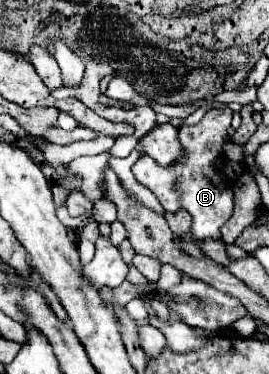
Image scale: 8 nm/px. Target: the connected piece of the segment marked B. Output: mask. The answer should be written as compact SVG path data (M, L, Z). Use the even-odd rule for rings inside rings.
M212 109L208 111L196 125L180 125L178 127L178 139L182 145L182 157L168 167L158 165L152 157L142 155L134 165L132 173L134 177L146 185L162 203L166 211L178 211L186 209L192 217L192 229L190 233L178 237L184 245L198 245L206 239L222 241L222 225L232 217L234 209L234 183L218 169L220 157L226 157L224 143L228 139L228 127L232 123L232 111L230 109ZM174 181L178 181L178 191L174 189Z

